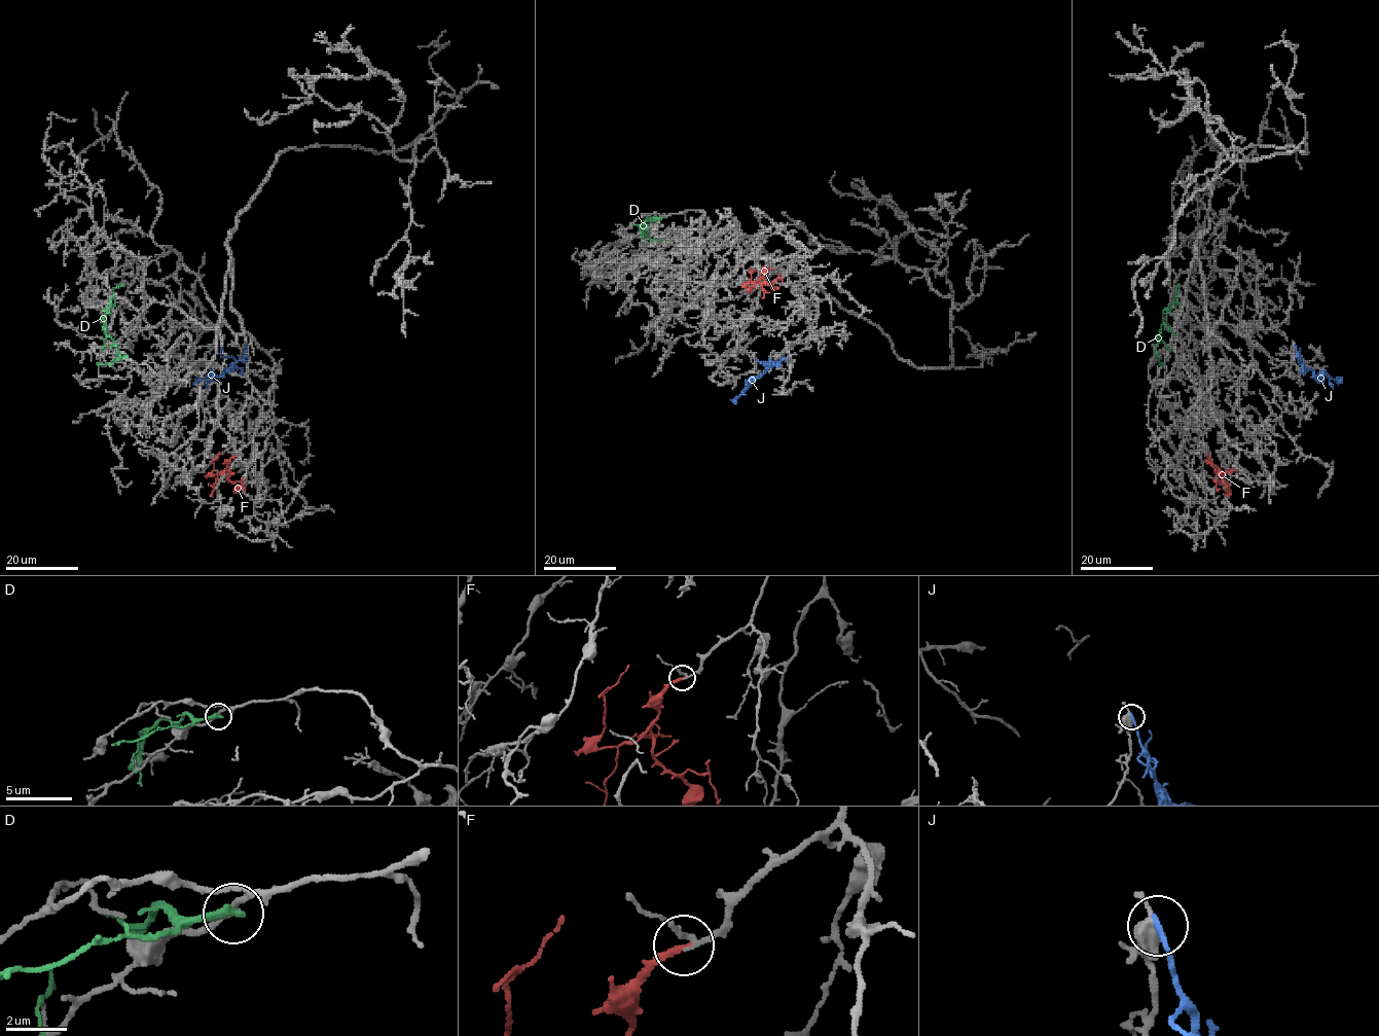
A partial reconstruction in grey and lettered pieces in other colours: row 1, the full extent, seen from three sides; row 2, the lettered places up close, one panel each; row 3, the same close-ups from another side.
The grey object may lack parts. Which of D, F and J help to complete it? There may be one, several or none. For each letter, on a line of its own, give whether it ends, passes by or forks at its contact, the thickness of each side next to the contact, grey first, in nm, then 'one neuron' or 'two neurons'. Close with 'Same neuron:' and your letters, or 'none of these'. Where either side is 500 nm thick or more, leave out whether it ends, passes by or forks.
D: it ends | 200/360 nm | two neurons
F: it ends | 140/200 nm | one neuron
J: it ends | 460/220 nm | two neurons
Same neuron: F

